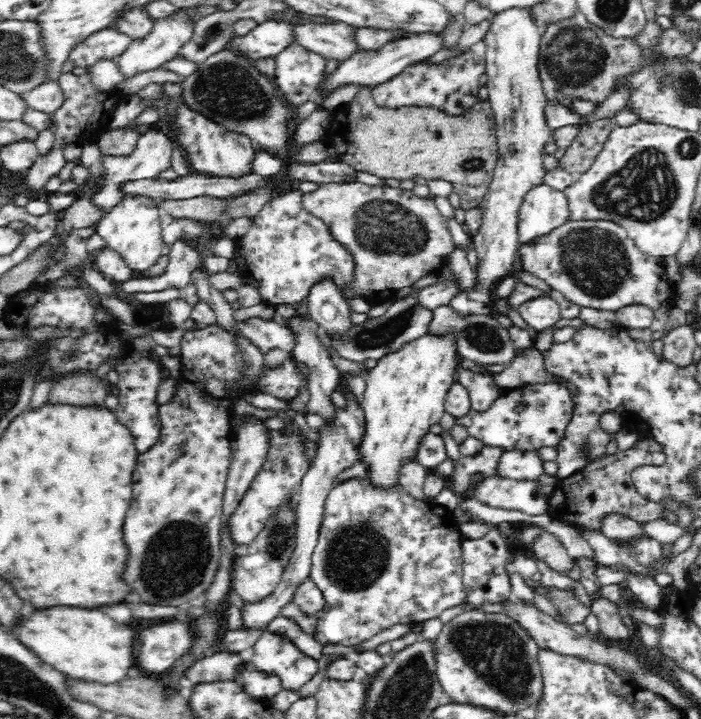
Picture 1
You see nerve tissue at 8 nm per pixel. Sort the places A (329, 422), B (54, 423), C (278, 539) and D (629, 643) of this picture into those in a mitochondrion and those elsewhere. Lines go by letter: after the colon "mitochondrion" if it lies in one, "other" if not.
A: other
B: other
C: mitochondrion
D: other

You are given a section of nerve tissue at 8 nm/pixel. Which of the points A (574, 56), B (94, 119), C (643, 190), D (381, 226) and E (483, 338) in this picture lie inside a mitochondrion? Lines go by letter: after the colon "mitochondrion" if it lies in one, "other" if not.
A: mitochondrion
B: other
C: mitochondrion
D: mitochondrion
E: mitochondrion

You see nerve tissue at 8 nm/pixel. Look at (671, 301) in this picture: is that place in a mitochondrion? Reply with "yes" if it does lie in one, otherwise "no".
no

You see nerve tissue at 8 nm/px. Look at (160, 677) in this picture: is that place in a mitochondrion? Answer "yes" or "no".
no

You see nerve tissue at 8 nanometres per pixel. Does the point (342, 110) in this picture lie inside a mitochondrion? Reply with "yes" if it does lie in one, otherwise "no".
no

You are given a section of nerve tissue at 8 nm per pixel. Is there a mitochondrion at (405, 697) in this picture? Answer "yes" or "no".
yes

